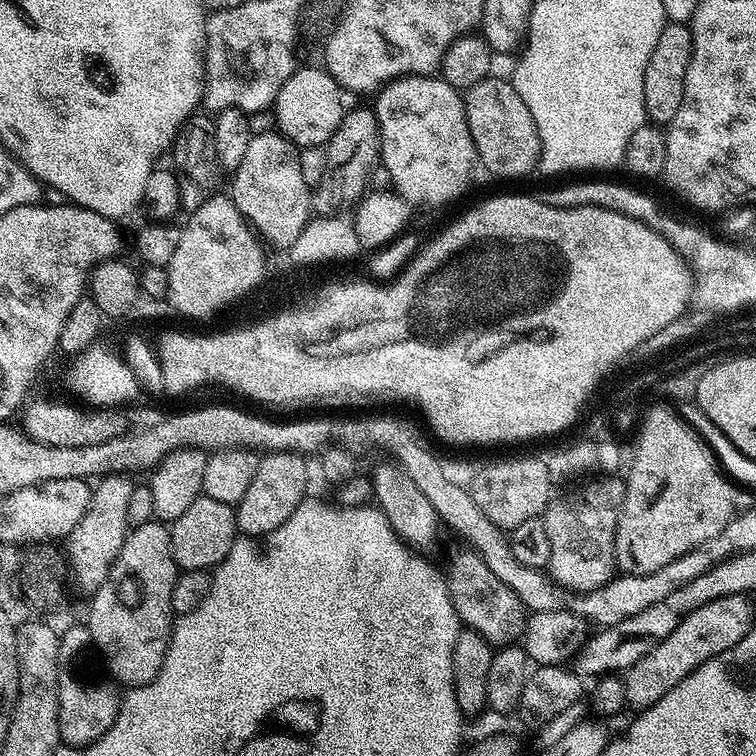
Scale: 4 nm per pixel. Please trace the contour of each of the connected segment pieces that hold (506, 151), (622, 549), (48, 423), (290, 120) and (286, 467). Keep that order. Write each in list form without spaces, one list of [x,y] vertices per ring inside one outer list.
[[[489,74],[485,80],[467,89],[463,98],[470,138],[474,138],[482,168],[504,180],[516,180],[527,172],[537,171],[540,139],[534,118],[530,110],[526,110],[526,102],[522,102],[519,87],[509,80],[499,80],[496,74]]]
[[[670,410],[652,412],[648,418],[648,423],[642,420],[639,421],[638,430],[640,431],[640,437],[636,440],[636,453],[632,456],[632,465],[628,468],[628,476],[626,475],[624,501],[622,502],[622,510],[618,518],[618,526],[616,527],[616,567],[621,573],[630,576],[641,576],[642,574],[650,574],[651,572],[662,570],[662,566],[666,566],[666,562],[674,562],[674,558],[686,554],[692,548],[699,548],[706,542],[710,542],[710,538],[722,534],[722,530],[738,512],[735,492],[737,489],[734,487],[733,481],[722,471],[715,454],[704,443],[703,438],[683,417],[671,416]]]
[[[33,399],[22,412],[23,435],[35,443],[46,446],[98,446],[102,442],[110,442],[114,438],[123,436],[129,431],[130,425],[127,418],[115,407],[91,407],[65,399],[36,401]]]
[[[297,67],[296,71],[290,74],[290,78],[286,78],[282,90],[278,90],[276,95],[276,128],[280,135],[299,149],[327,145],[328,139],[340,129],[346,111],[345,93],[340,83],[328,73],[327,67],[319,67]]]
[[[270,452],[260,456],[260,465],[242,502],[235,505],[236,526],[245,537],[266,537],[291,521],[294,510],[306,499],[308,464],[304,460],[307,459],[298,452]]]

